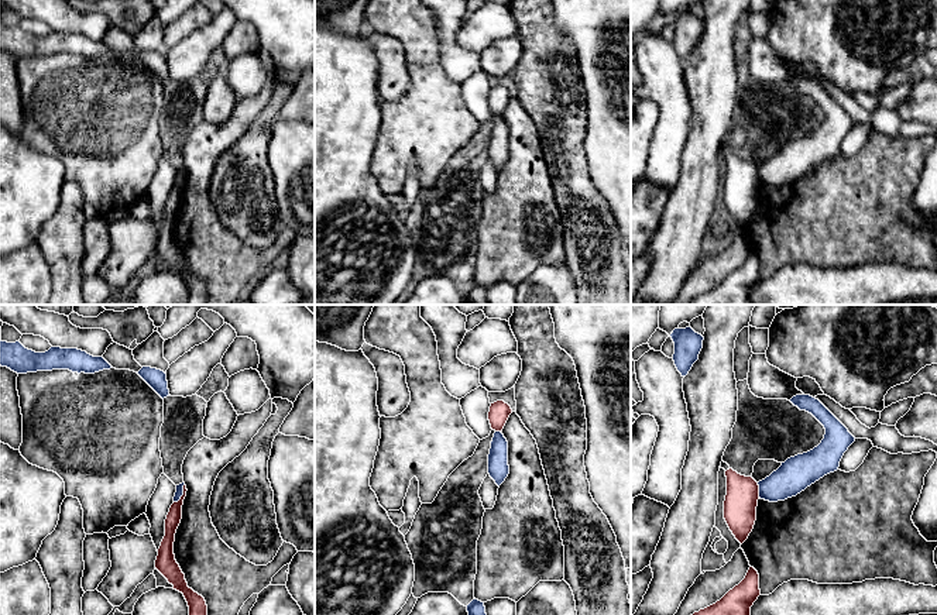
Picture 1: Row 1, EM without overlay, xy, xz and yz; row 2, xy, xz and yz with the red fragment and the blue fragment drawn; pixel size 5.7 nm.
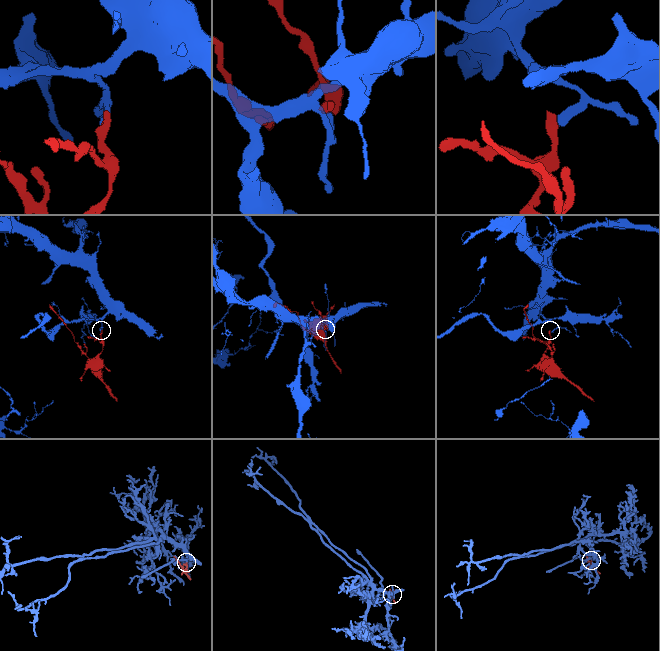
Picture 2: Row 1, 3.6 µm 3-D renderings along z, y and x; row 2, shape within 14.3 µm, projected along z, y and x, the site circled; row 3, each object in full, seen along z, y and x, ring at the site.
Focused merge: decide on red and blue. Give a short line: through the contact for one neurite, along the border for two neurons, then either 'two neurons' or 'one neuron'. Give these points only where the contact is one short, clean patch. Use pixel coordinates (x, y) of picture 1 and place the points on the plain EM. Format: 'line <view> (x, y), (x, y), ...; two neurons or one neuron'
line xy (184, 168), (184, 177), (174, 186); two neurons

